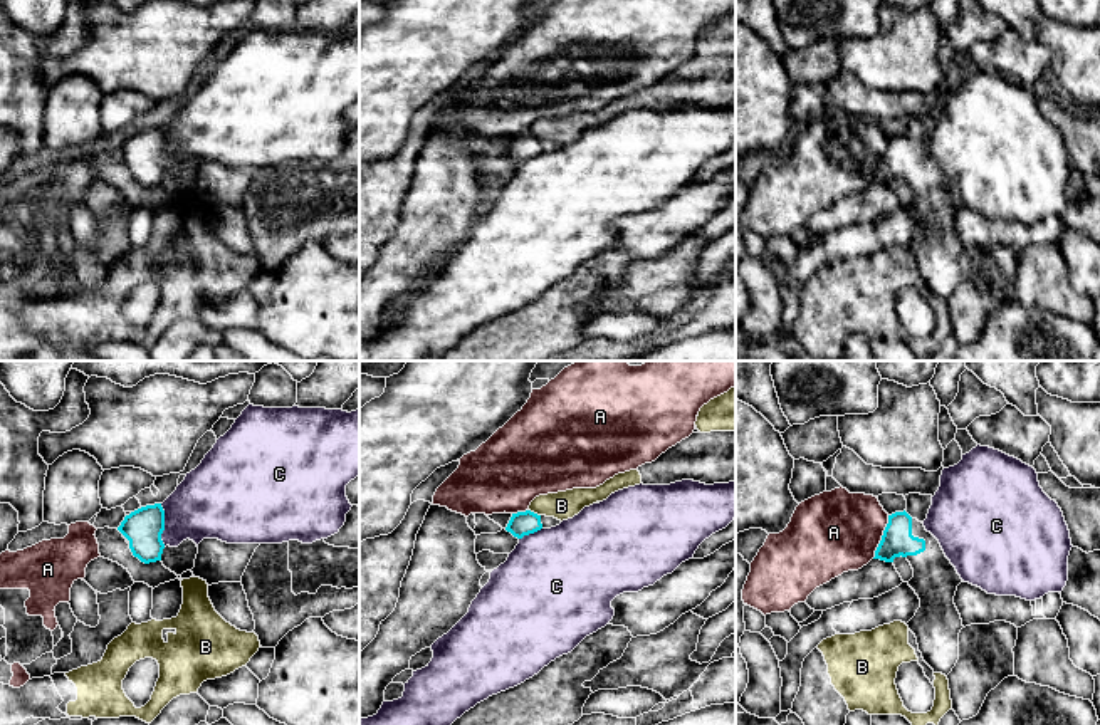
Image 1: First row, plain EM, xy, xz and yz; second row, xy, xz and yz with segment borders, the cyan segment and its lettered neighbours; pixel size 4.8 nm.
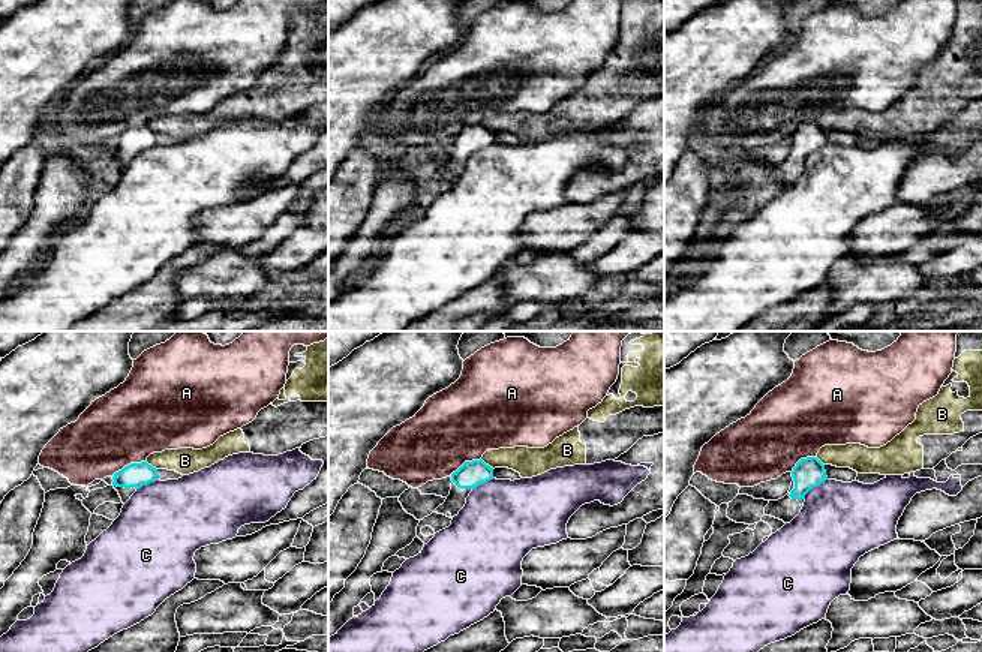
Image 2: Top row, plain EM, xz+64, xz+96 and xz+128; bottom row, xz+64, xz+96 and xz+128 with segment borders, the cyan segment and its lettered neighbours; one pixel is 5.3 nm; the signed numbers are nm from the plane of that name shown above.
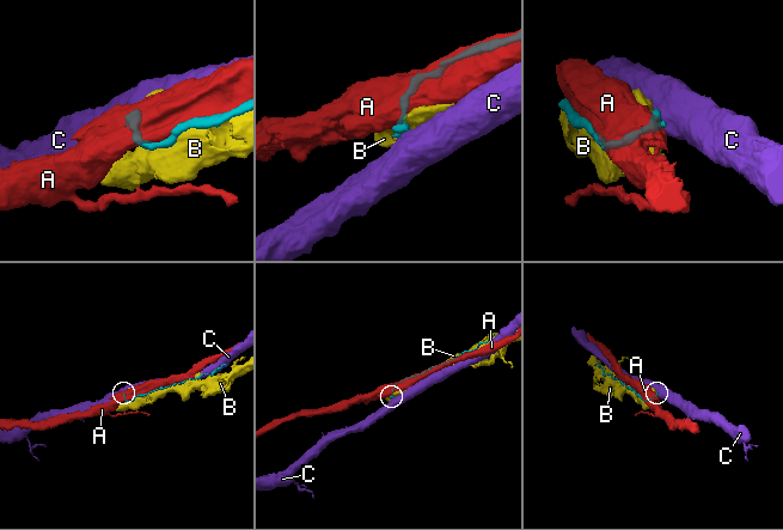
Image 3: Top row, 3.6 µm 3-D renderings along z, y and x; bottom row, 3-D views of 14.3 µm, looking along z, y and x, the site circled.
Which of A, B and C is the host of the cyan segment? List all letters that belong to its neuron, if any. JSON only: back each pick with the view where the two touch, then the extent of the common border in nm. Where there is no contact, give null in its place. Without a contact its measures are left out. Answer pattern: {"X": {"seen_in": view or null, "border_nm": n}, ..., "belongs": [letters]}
{"belongs": []}

